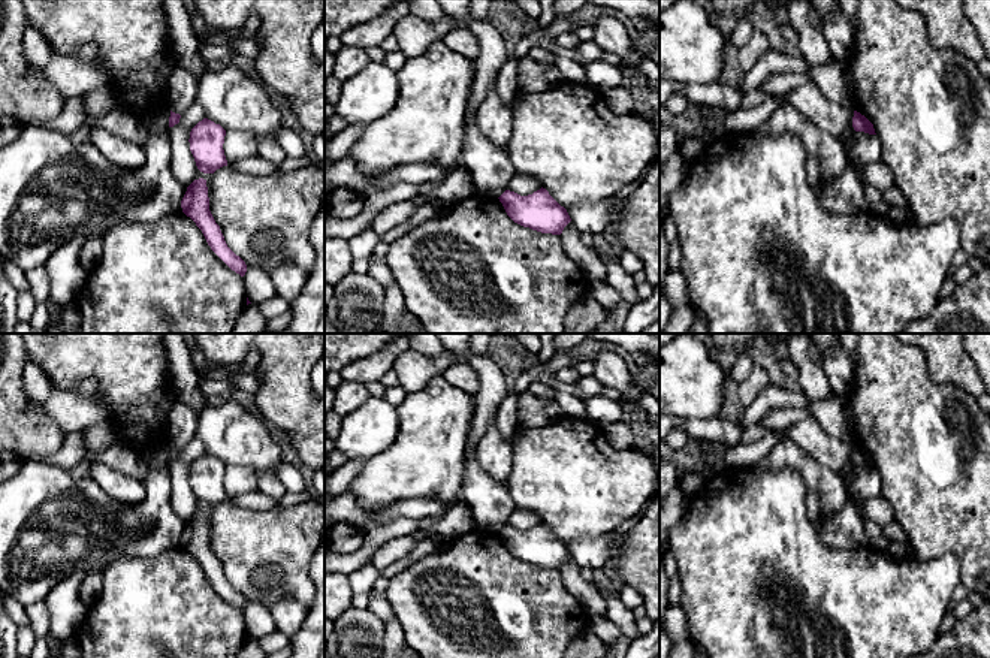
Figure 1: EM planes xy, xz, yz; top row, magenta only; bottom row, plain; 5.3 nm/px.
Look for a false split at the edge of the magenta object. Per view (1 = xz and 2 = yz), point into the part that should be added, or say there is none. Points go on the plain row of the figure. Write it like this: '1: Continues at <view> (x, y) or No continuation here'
1: No continuation here
2: No continuation here

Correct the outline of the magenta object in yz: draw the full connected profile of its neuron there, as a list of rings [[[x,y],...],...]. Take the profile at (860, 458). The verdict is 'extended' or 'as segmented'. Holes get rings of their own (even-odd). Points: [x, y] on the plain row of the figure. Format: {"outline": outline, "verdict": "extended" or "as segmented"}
{"outline": [[[854,446],[854,452],[852,452],[852,462],[855,467],[864,467],[869,470],[876,470],[873,459],[860,447]]], "verdict": "as segmented"}

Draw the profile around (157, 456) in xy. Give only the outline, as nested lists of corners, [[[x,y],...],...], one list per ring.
[[[162,444],[144,452],[142,458],[150,468],[166,468],[169,467],[170,444]]]

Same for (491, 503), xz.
[[[476,453],[465,464],[459,498],[471,508],[477,528],[496,534],[517,508],[507,485],[495,482],[480,467]]]

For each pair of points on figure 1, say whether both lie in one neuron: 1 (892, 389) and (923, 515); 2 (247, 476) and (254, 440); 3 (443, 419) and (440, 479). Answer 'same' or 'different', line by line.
1: same
2: different
3: same

